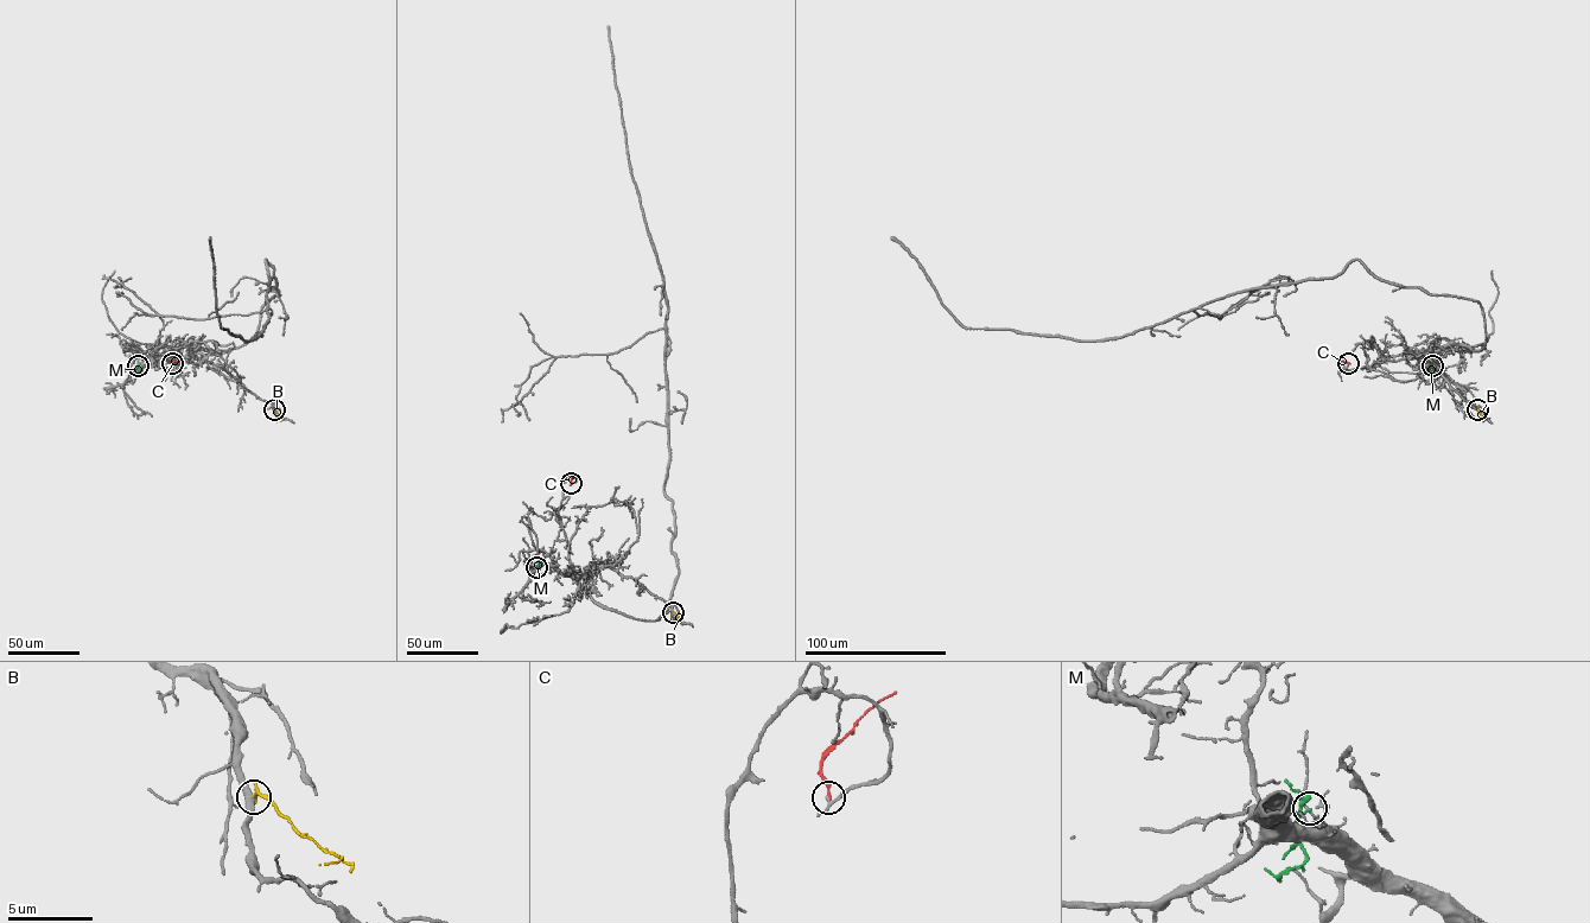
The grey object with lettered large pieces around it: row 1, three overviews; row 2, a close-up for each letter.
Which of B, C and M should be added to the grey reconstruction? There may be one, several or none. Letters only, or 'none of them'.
none of them

